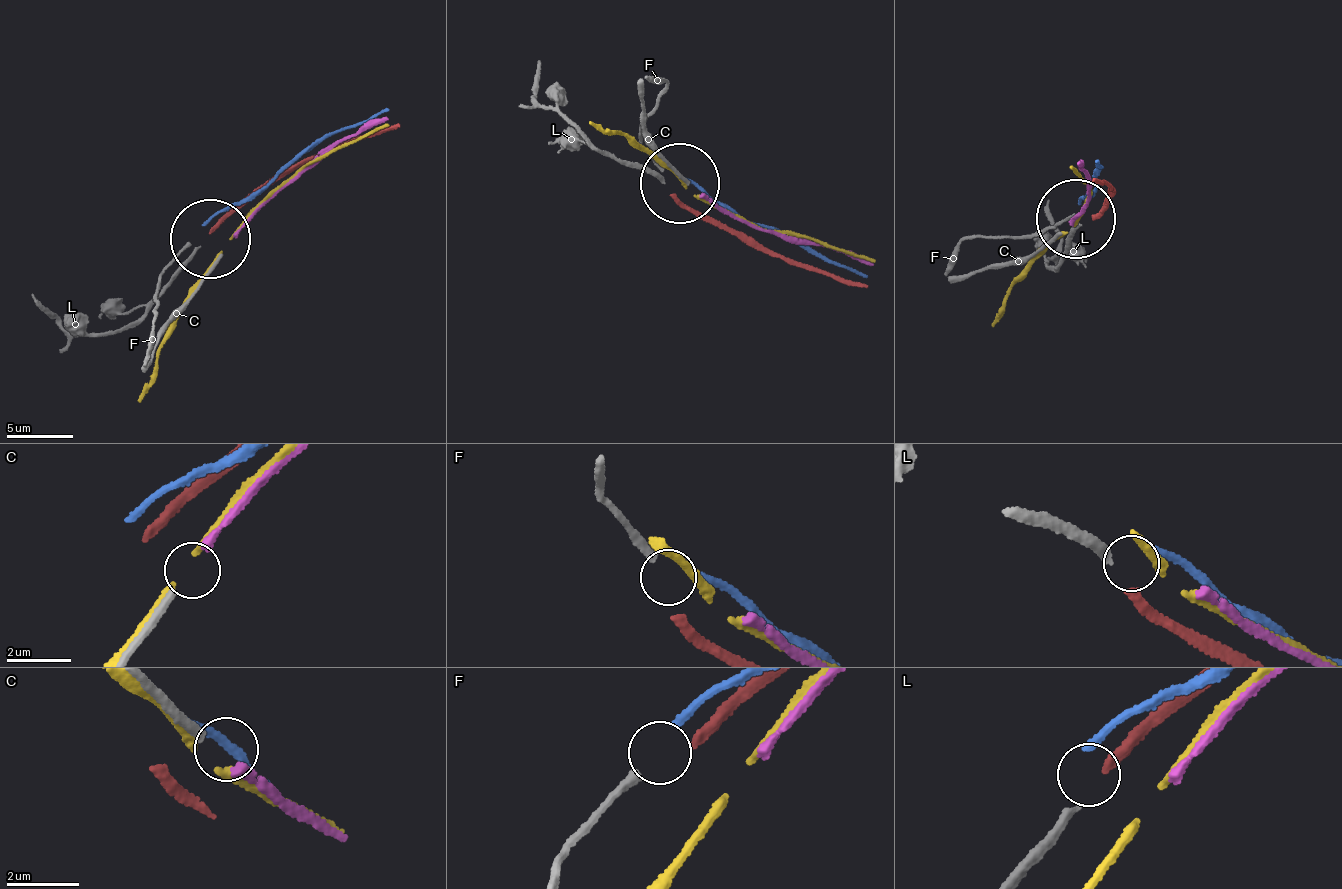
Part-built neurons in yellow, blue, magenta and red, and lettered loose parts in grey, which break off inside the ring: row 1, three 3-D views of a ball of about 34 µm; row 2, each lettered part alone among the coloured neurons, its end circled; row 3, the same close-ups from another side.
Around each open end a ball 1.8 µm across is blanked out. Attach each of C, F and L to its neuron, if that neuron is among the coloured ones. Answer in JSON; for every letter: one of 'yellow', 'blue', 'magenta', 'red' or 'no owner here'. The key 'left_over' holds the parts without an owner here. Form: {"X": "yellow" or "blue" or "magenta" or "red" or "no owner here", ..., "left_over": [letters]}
{"C": "magenta", "F": "blue", "L": "red", "left_over": []}

